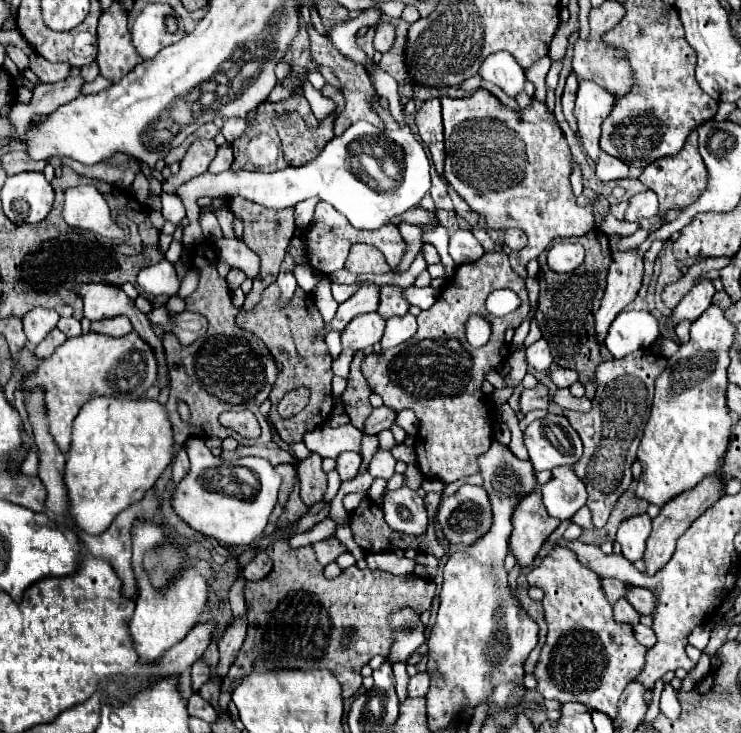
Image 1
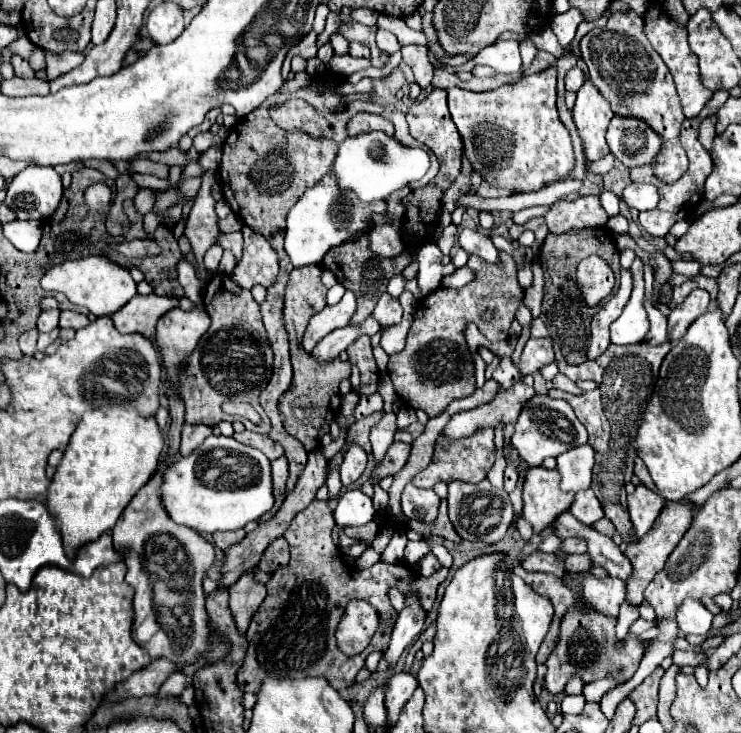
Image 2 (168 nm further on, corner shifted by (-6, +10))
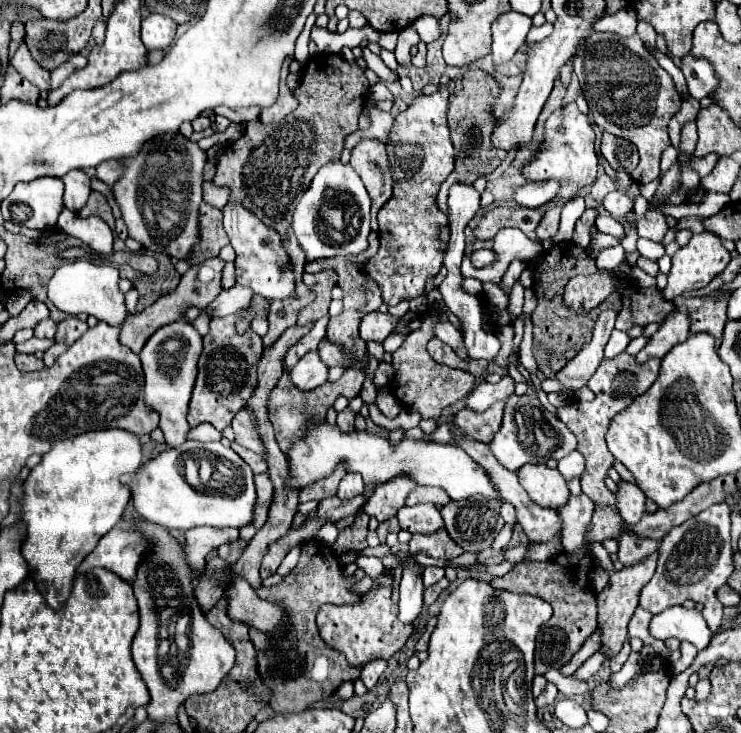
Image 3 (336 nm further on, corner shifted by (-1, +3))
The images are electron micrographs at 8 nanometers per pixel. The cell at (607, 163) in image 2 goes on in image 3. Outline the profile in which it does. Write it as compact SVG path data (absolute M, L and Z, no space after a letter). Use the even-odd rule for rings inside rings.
M553 180L547 182L527 182L523 186L517 186L513 192L513 200L527 208L537 208L547 204L559 190L559 184Z

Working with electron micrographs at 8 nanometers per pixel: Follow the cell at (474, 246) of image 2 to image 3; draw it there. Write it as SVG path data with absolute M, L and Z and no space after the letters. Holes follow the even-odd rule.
M475 250L475 252L471 254L471 264L473 264L475 268L483 268L483 266L491 264L493 260L495 260L495 252L493 252L493 250Z

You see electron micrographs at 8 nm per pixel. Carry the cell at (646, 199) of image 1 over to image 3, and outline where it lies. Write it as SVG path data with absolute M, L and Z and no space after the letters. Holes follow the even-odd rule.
M609 192L603 200L601 200L601 206L613 216L613 218L623 218L631 208L633 208L633 202L621 194L621 192Z

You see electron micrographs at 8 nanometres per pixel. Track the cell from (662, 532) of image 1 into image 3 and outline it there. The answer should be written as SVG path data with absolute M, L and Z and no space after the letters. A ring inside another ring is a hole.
M657 552L649 558L645 558L641 564L631 566L631 568L623 568L621 572L611 574L609 584L597 594L597 628L601 630L601 646L599 652L605 654L605 658L613 658L619 654L621 646L627 640L627 624L635 612L635 608L639 606L639 592L641 588L651 580L653 572L655 572L655 562L657 562Z

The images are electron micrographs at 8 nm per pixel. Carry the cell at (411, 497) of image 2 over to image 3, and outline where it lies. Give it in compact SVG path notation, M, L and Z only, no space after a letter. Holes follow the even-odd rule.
M433 504L403 506L397 512L397 518L401 528L411 534L433 534L443 528L443 518Z

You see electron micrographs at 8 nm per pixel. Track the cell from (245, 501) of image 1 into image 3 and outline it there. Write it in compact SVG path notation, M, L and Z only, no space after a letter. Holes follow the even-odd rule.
M221 442L213 444L201 444L201 450L213 452L215 456L223 456L225 460L231 460L237 468L243 472L243 480L237 482L237 492L231 496L219 496L219 494L201 494L195 492L183 478L183 470L179 472L179 458L183 456L183 448L169 448L163 450L159 456L143 464L137 472L125 474L121 478L121 484L131 490L131 500L135 506L135 512L167 530L189 530L195 526L213 526L213 528L243 528L253 518L253 506L255 506L255 484L253 484L253 472L251 468L231 450L223 448Z

